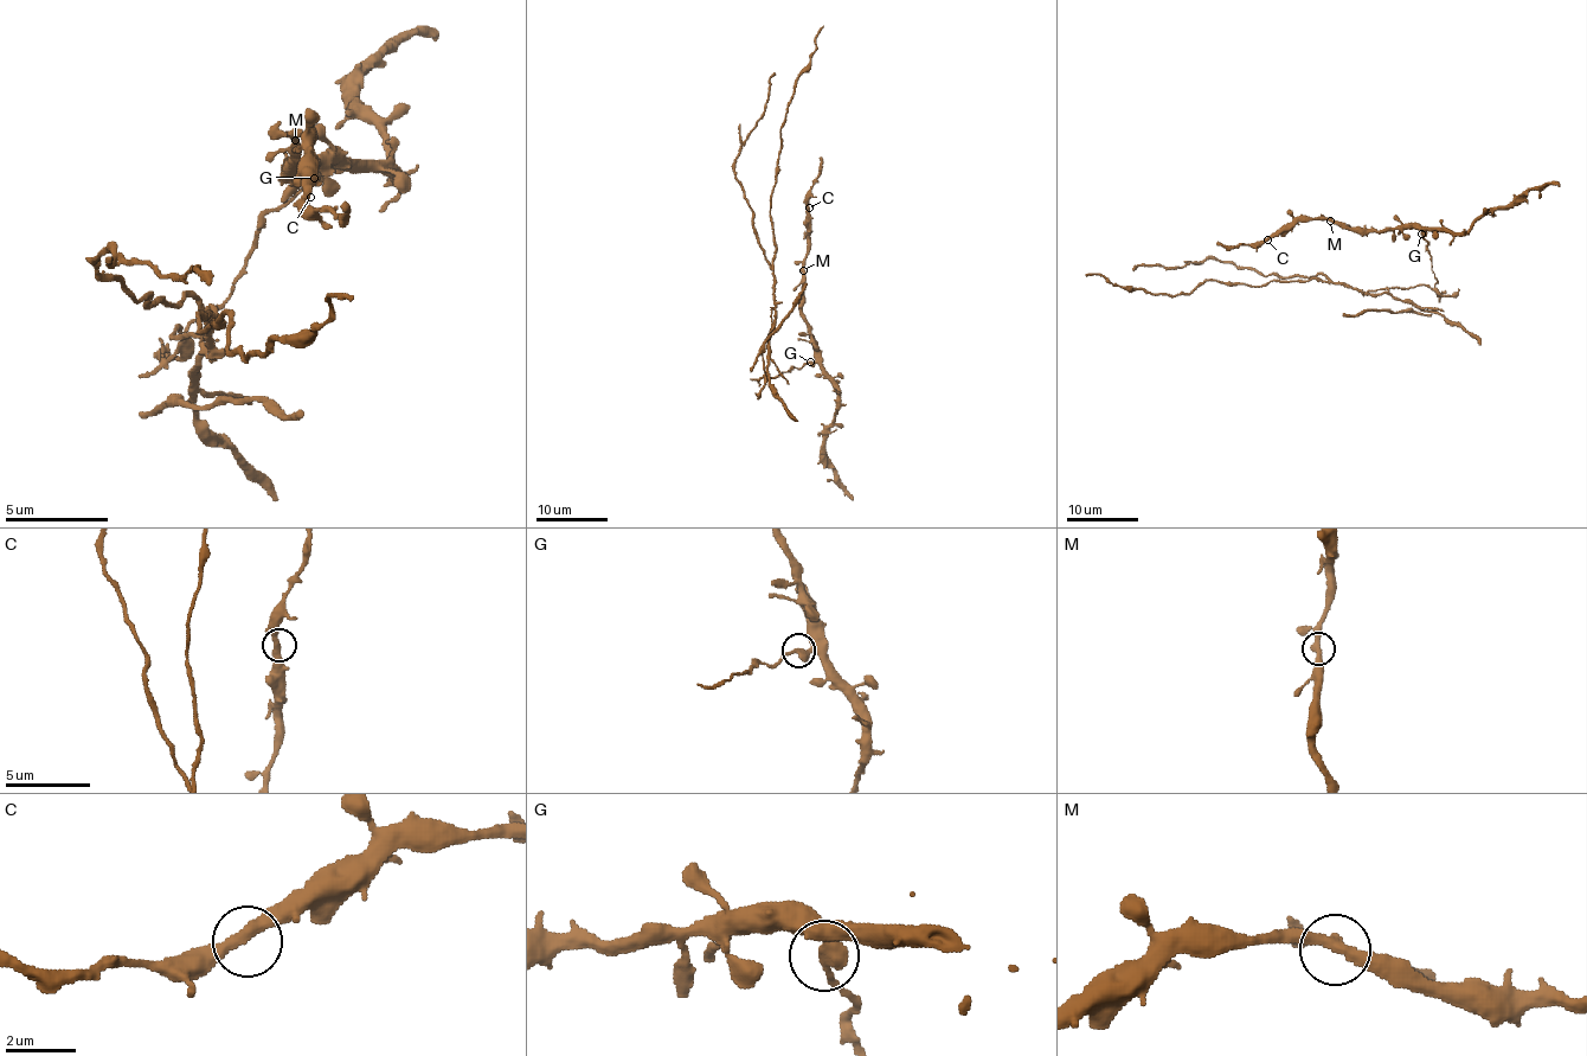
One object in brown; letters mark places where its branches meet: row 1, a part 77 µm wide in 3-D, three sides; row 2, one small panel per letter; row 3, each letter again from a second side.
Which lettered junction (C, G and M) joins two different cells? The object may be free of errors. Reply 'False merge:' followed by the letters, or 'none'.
False merge: G

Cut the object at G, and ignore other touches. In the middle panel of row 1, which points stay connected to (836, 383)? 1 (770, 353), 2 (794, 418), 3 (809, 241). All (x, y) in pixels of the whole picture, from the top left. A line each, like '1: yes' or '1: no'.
1: no
2: no
3: yes

